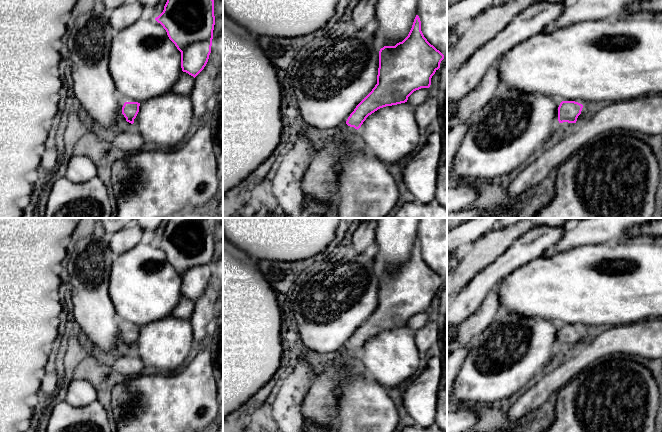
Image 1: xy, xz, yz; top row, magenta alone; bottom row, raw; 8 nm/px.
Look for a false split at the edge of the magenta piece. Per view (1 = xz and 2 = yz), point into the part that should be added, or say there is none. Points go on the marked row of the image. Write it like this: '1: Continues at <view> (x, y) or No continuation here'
1: Continues at xz (319, 184)
2: Continues at yz (586, 112)

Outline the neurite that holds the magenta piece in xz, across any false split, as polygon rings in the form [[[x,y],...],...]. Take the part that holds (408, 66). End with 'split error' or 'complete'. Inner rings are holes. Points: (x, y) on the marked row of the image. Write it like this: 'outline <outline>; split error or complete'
outline [[[416,15],[408,36],[395,46],[384,46],[379,51],[377,84],[356,106],[346,123],[337,129],[334,141],[316,152],[302,181],[302,191],[307,200],[317,201],[332,209],[338,206],[337,177],[342,158],[355,143],[358,129],[366,118],[380,108],[405,103],[416,90],[429,88],[431,78],[440,68],[444,55],[431,45],[421,31],[421,21]]]; split error

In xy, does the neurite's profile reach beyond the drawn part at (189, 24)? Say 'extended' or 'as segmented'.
as segmented

